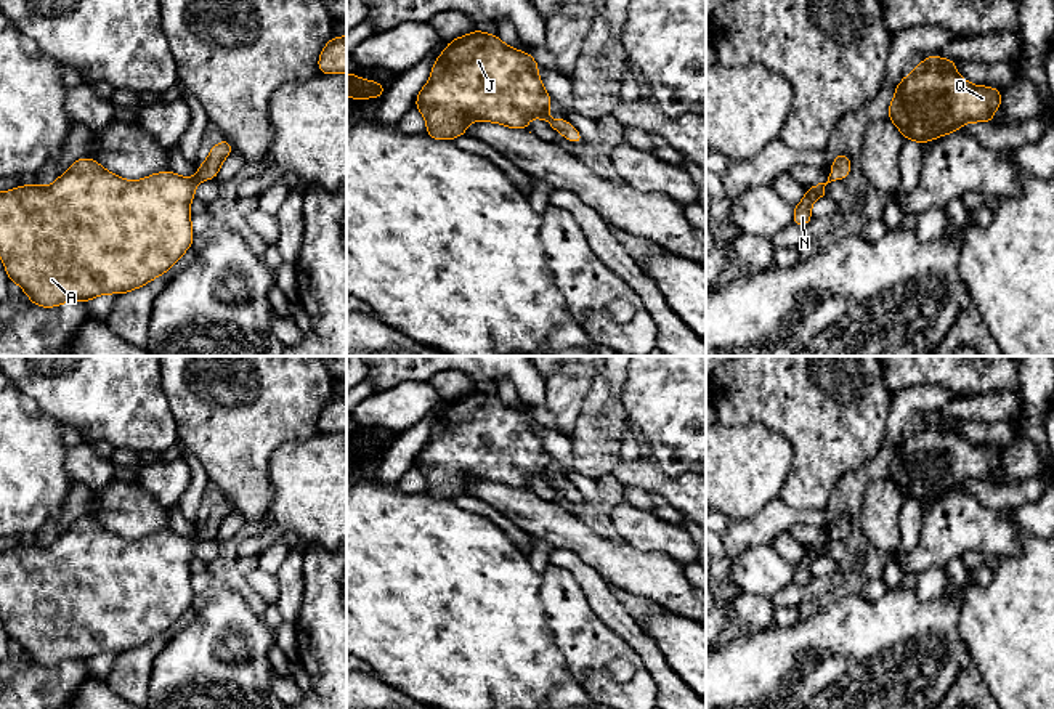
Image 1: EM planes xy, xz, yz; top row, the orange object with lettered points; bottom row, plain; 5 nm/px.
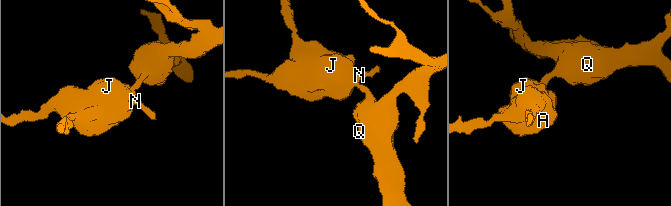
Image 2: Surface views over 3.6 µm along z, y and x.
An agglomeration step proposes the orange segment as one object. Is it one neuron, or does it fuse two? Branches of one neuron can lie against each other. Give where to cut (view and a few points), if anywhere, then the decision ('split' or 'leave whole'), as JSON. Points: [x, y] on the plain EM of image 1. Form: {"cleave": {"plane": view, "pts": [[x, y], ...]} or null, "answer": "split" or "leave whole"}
{"cleave": null, "answer": "leave whole"}

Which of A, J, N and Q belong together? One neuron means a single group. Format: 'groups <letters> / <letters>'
groups A J N Q

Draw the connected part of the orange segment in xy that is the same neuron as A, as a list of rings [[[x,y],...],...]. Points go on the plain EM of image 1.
[[[228,499],[217,502],[194,537],[170,529],[128,541],[109,533],[96,520],[77,518],[51,545],[34,542],[0,552],[0,618],[10,640],[19,643],[30,662],[55,667],[64,661],[90,661],[101,653],[125,653],[167,632],[193,605],[189,563],[196,544],[217,539],[221,521],[233,512]]]

